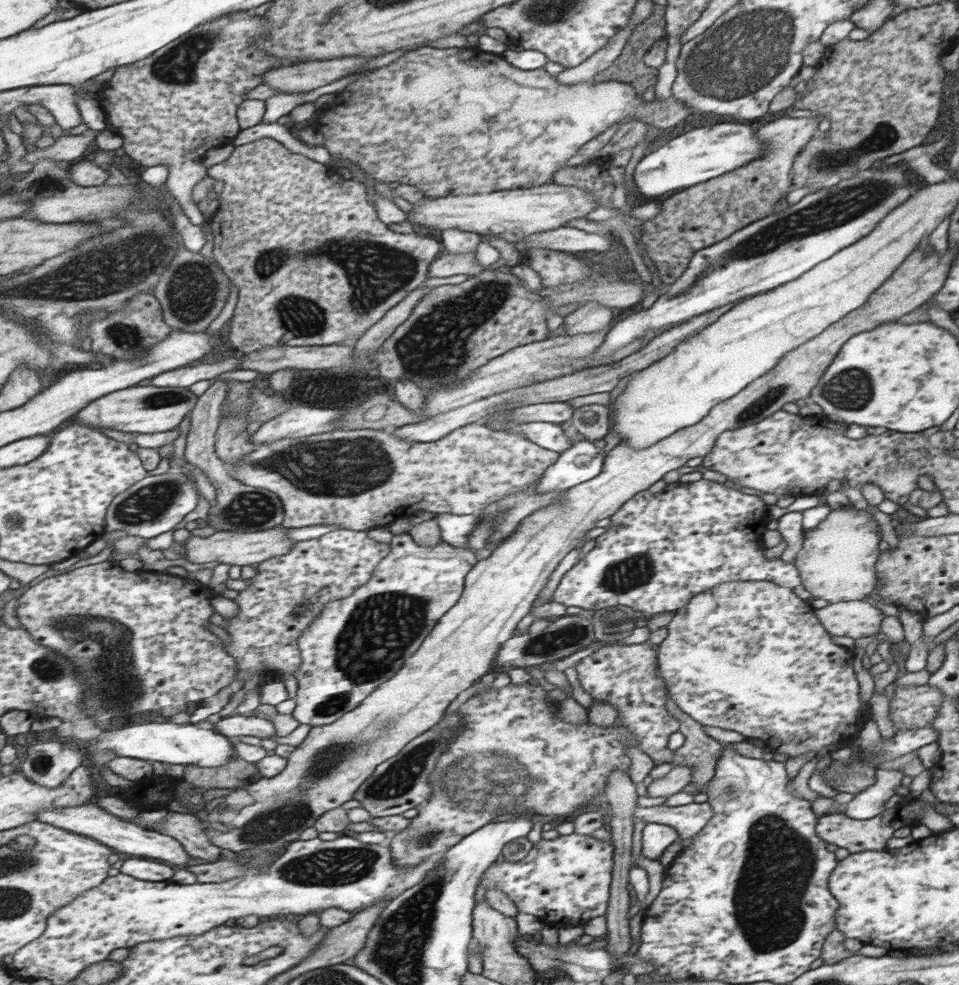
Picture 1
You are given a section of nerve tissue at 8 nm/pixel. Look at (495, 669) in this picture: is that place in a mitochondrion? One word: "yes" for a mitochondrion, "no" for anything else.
no

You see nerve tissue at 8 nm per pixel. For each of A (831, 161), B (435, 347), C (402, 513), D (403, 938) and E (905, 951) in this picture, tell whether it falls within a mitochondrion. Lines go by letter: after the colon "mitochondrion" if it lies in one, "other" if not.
A: mitochondrion
B: mitochondrion
C: other
D: mitochondrion
E: other

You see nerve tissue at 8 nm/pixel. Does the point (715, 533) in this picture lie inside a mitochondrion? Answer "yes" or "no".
no

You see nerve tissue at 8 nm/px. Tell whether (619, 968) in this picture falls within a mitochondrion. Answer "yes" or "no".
no

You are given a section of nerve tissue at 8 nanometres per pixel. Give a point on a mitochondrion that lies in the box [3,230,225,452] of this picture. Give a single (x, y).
(126, 337)

